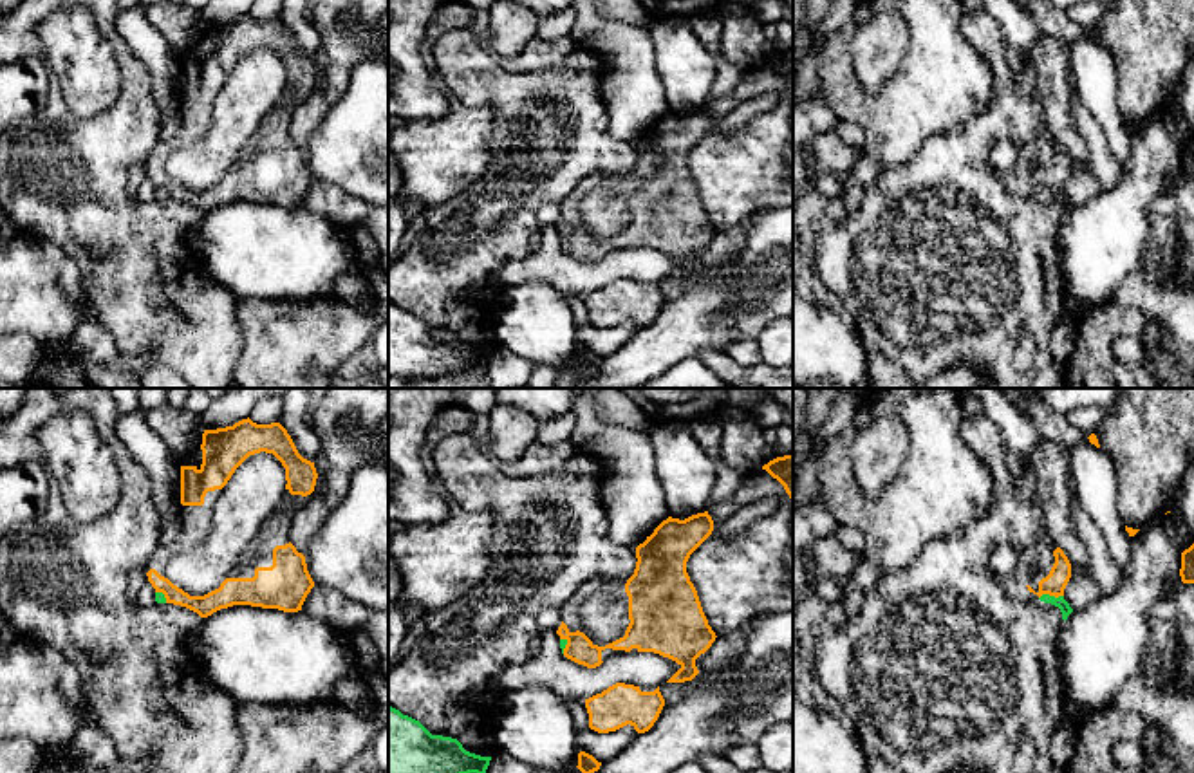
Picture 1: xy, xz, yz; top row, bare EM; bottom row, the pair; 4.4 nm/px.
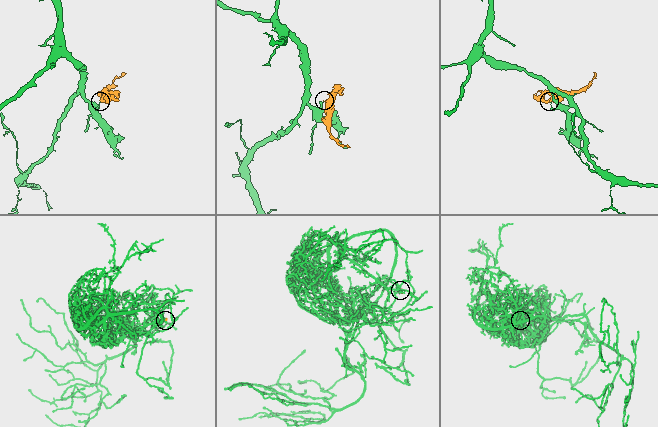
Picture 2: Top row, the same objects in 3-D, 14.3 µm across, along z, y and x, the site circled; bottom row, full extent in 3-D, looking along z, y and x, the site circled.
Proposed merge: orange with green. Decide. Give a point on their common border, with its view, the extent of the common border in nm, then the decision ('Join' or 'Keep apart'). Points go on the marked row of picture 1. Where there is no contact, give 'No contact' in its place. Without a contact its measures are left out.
Touches orange at yz (1050, 595). Shared border 110 nm. Keep apart

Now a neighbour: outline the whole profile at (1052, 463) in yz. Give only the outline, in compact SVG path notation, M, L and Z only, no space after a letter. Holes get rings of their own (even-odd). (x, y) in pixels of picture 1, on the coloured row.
M1039 439L1033 450L1037 489L1044 509L1044 522L1051 544L1059 545L1071 563L1071 578L1064 589L1064 600L1073 610L1095 603L1104 592L1100 585L1078 569L1086 563L1086 544L1073 526L1073 489L1069 488L1071 453L1062 446Z

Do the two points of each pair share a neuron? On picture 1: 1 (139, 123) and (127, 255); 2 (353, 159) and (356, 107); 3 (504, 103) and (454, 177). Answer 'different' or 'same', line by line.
1: same
2: same
3: different

